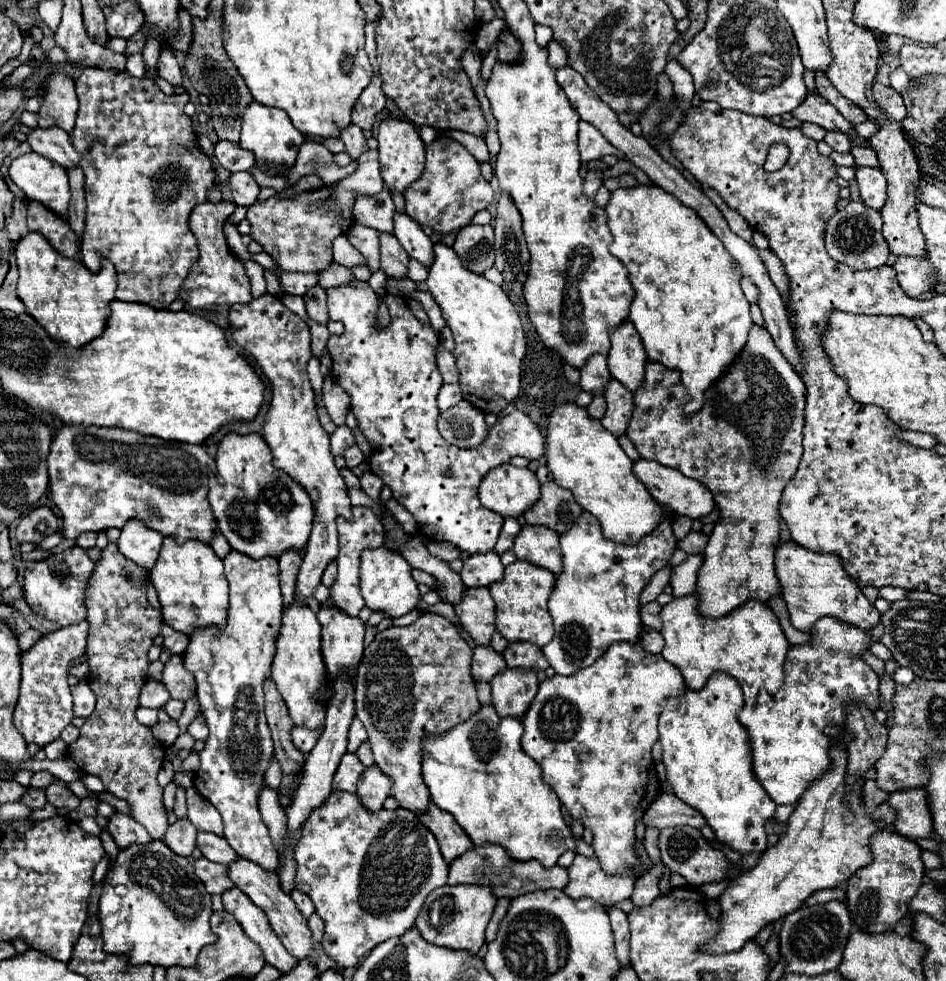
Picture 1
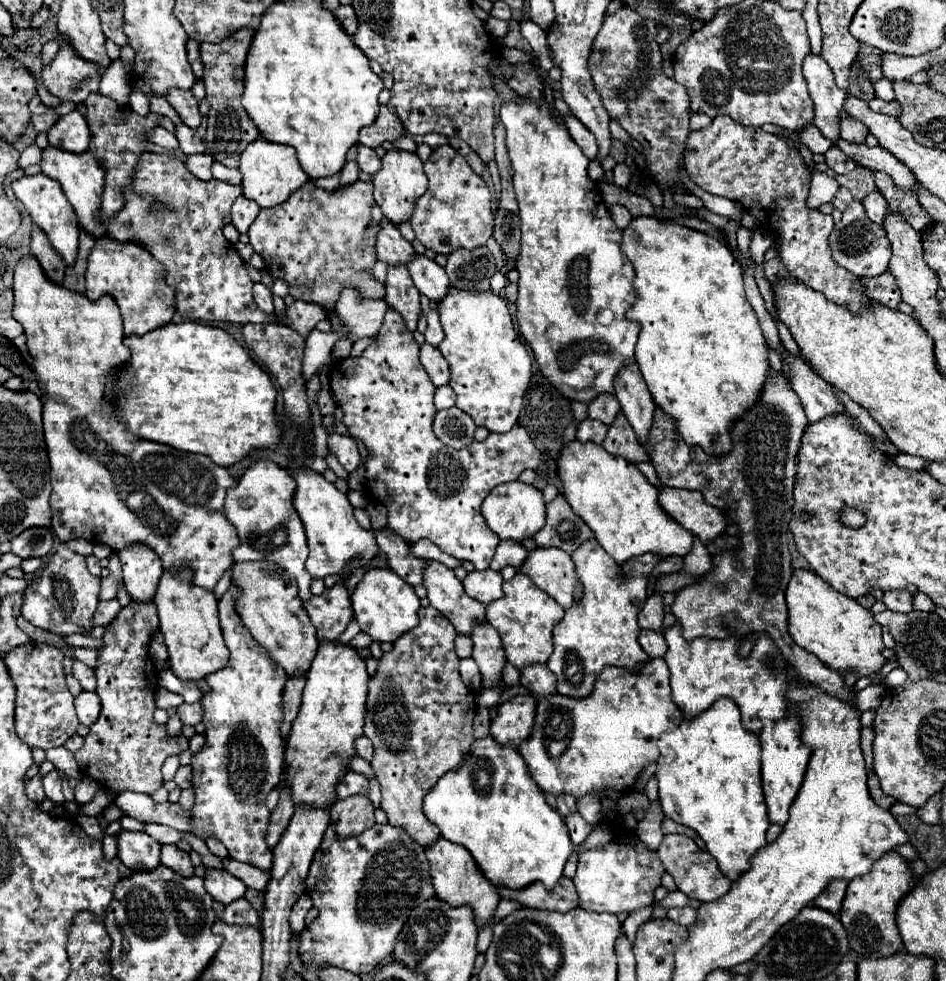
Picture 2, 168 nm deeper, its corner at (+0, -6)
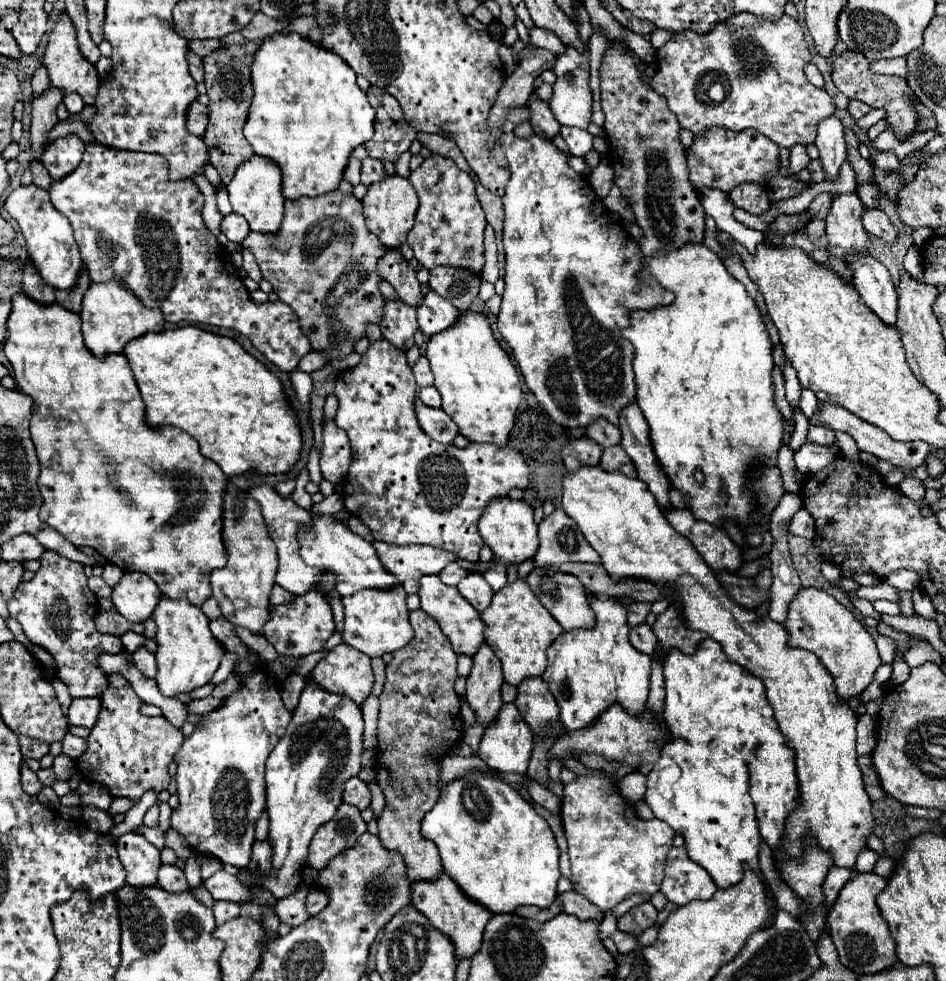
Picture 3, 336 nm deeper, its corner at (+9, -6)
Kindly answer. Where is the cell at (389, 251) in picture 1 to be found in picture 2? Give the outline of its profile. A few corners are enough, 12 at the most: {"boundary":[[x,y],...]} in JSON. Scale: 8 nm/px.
{"boundary":[[387,267],[385,301],[411,331],[421,313],[407,267]]}

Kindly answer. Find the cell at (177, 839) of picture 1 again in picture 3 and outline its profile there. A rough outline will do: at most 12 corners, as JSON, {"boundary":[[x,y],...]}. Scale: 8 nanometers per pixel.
{"boundary":[[162,865],[158,887],[168,893],[190,889],[182,869]]}

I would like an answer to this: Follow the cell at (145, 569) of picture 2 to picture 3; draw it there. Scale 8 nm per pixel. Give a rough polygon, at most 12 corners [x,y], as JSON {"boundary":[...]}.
{"boundary":[[124,573],[112,603],[130,623],[144,623],[160,589],[144,573]]}

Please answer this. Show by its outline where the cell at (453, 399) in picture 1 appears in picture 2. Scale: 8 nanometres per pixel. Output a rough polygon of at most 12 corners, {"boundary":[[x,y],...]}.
{"boundary":[[449,385],[435,391],[435,407],[455,405],[455,391]]}

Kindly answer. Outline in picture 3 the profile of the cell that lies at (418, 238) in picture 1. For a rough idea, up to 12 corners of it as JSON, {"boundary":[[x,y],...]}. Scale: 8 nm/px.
{"boundary":[[436,291],[418,307],[422,333],[436,335],[460,319]]}

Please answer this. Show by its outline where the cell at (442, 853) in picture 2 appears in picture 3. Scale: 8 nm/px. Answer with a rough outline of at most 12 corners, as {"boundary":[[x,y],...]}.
{"boundary":[[446,873],[412,885],[412,907],[452,937],[456,959],[480,951],[492,913]]}

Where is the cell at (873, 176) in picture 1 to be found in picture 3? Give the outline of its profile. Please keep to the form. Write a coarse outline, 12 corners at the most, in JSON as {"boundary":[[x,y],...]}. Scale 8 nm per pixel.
{"boundary":[[880,209],[866,211],[862,221],[870,235],[894,245],[898,229]]}

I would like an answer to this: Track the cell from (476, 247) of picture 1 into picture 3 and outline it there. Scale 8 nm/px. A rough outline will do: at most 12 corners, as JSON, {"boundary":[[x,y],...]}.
{"boundary":[[456,267],[430,271],[430,289],[466,311],[482,279]]}

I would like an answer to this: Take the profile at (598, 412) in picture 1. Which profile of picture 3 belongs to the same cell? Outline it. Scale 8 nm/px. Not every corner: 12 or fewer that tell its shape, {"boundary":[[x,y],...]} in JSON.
{"boundary":[[588,437],[562,449],[568,473],[584,465],[598,465],[600,447]]}

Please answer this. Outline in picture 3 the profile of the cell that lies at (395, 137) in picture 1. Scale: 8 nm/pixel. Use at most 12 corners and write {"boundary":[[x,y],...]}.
{"boundary":[[398,175],[368,187],[366,227],[400,249],[418,197]]}

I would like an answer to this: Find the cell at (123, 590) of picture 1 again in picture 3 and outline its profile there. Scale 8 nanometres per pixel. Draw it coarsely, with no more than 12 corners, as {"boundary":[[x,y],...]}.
{"boundary":[[104,691],[76,771],[112,797],[168,787],[184,735]]}

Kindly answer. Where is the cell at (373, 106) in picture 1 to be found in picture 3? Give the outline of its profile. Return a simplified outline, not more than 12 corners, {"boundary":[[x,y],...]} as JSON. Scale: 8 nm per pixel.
{"boundary":[[380,105],[370,157],[396,163],[416,131],[398,105]]}

